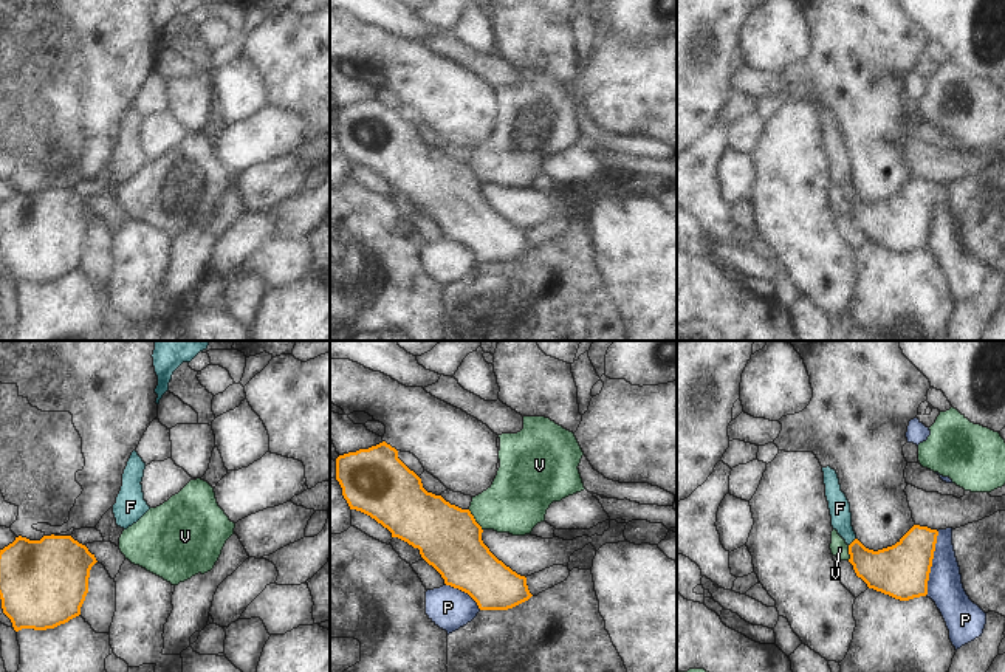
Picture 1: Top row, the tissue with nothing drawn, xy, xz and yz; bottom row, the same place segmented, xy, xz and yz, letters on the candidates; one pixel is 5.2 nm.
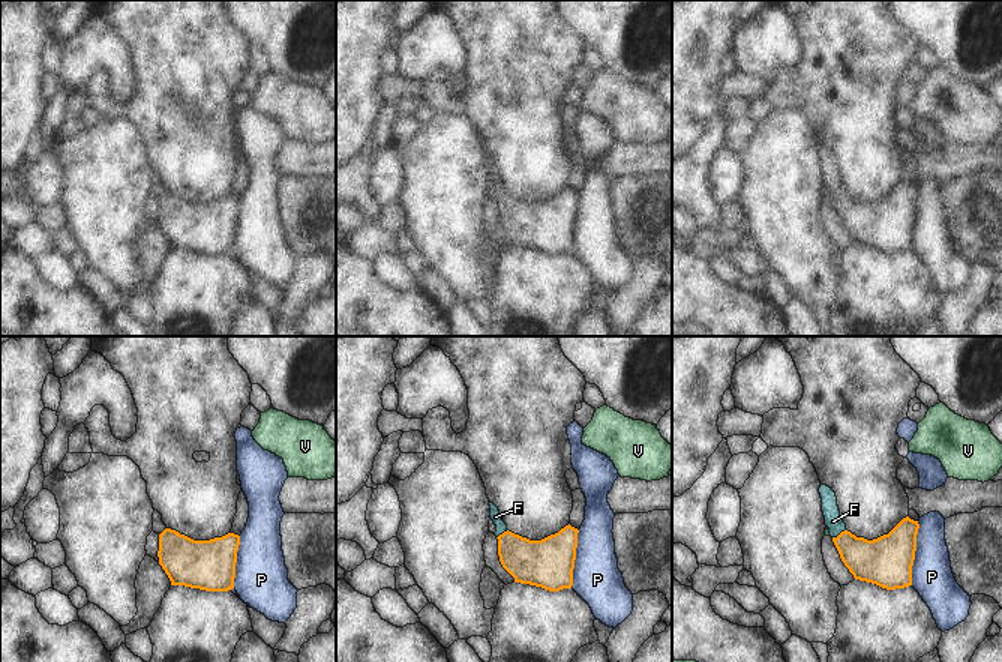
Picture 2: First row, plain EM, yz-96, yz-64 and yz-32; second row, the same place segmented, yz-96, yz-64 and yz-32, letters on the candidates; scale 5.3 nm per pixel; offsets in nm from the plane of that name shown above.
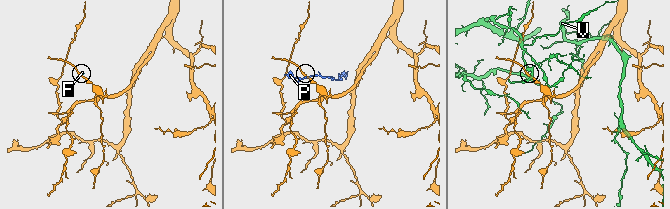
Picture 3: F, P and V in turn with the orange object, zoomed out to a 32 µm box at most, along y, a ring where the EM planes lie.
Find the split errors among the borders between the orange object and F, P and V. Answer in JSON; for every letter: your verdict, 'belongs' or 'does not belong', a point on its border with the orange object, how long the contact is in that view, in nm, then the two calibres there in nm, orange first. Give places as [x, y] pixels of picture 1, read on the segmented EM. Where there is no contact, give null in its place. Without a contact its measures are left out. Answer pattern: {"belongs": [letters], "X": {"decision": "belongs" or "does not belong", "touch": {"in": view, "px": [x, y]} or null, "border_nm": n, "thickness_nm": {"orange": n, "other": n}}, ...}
{"belongs": ["F"], "F": {"decision": "belongs", "touch": {"in": "yz", "px": [852, 542]}, "border_nm": 60, "thickness_nm": {"orange": 240, "other": 110}}, "P": {"decision": "does not belong", "touch": {"in": "yz", "px": [931, 564]}, "border_nm": 340, "thickness_nm": {"orange": 280, "other": 180}}, "V": {"decision": "does not belong", "touch": {"in": "xz", "px": [474, 521]}, "border_nm": 130, "thickness_nm": {"orange": 340, "other": 320}}}

